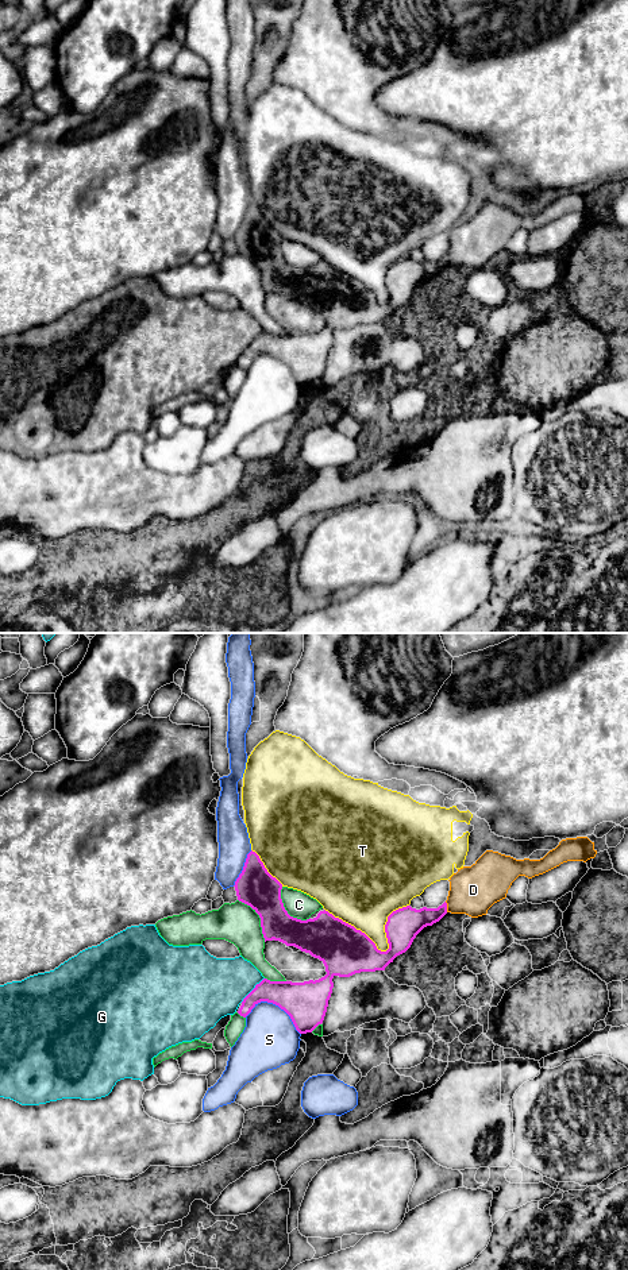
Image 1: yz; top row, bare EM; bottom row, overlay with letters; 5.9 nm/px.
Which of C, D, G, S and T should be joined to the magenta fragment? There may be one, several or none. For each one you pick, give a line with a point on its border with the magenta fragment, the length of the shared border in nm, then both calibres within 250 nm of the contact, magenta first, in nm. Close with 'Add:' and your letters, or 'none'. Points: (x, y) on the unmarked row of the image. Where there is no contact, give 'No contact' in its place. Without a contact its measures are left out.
D: Touches magenta at yz (446, 259). Shared border 70 nm. Thickness 190 nm (magenta) against 280 nm
Add: D

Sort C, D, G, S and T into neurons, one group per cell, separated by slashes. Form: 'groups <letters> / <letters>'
groups C / D / G / S / T

